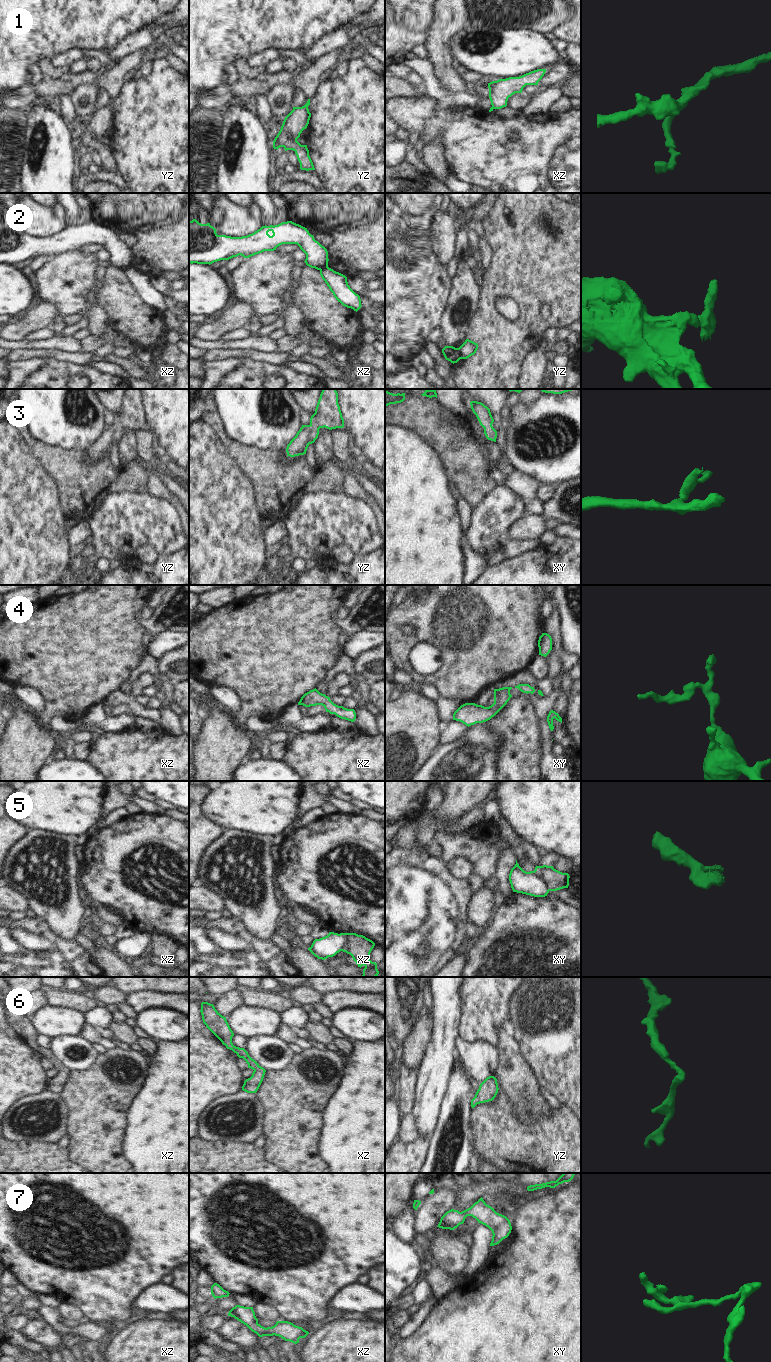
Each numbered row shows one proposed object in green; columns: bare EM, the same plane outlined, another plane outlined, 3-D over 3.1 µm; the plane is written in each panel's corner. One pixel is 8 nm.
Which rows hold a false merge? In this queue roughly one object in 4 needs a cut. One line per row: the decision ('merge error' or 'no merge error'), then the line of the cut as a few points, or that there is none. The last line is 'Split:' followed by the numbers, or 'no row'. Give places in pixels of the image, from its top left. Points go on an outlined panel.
1: no merge error | no cut
2: merge error | yz (458, 348), (460, 358)
3: no merge error | no cut
4: no merge error | no cut
5: merge error | xy (533, 871), (549, 890)
6: no merge error | no cut
7: no merge error | no cut
Split: 2, 5

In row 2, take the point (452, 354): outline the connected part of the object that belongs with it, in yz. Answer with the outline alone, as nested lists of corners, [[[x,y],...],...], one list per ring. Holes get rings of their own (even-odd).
[[[445,346],[442,349],[442,353],[446,360],[451,363],[457,363],[460,360],[460,350],[459,348],[455,348],[453,346]]]

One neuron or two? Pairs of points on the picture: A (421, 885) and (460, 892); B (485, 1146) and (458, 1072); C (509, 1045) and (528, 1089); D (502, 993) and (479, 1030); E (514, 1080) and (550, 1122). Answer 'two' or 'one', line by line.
A: one
B: two
C: one
D: one
E: two

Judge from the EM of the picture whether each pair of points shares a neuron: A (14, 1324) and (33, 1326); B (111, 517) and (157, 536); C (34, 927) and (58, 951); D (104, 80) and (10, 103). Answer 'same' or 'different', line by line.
A: different
B: same
C: same
D: same

